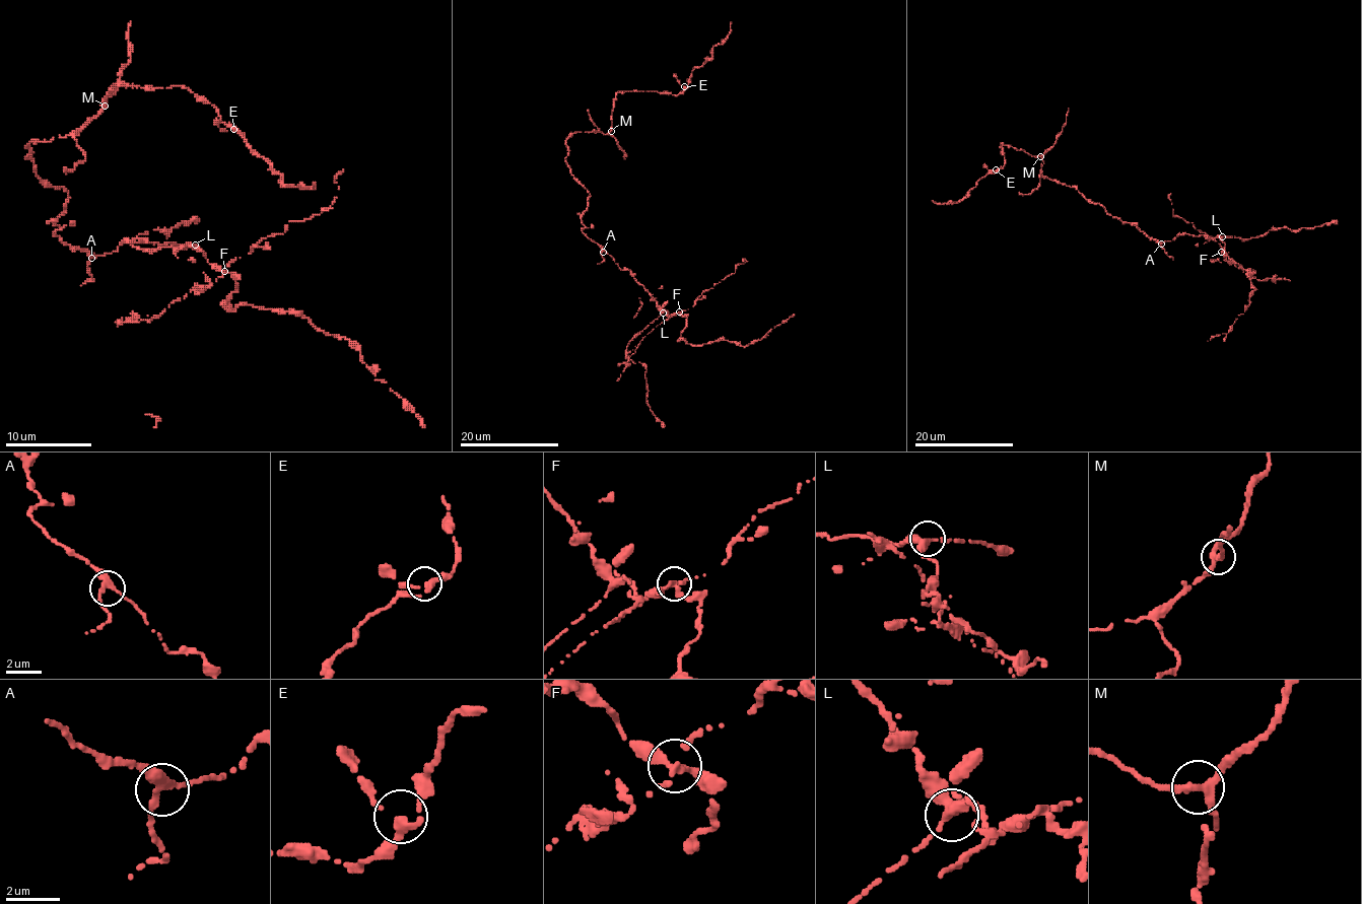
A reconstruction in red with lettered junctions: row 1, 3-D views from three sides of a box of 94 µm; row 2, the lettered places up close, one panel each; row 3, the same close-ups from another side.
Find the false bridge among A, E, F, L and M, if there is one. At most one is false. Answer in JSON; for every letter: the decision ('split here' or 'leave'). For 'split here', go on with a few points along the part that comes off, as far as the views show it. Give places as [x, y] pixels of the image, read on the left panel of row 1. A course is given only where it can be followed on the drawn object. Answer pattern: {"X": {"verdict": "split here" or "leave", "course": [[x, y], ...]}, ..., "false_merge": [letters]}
{"A": {"verdict": "leave"}, "E": {"verdict": "leave"}, "F": {"verdict": "split here"}, "L": {"verdict": "leave"}, "M": {"verdict": "leave"}, "false_merge": ["F"]}

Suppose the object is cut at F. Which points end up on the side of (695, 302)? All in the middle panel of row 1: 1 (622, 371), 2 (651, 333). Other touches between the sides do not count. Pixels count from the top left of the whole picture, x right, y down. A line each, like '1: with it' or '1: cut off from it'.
1: with it
2: with it

